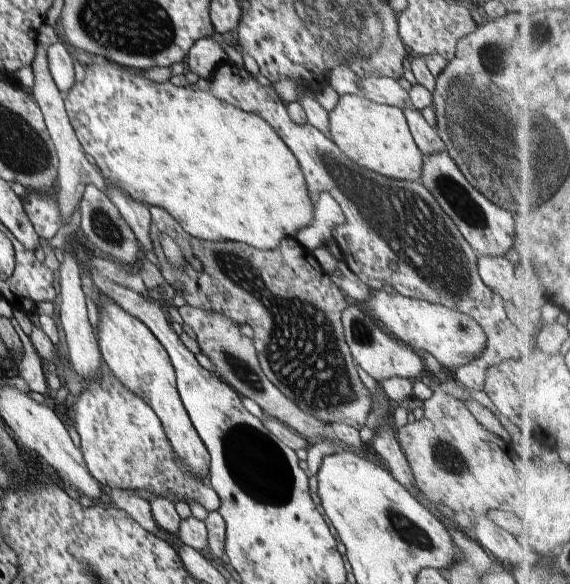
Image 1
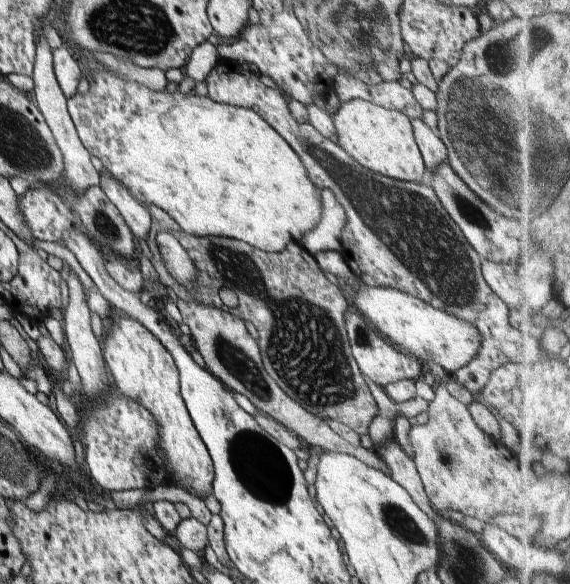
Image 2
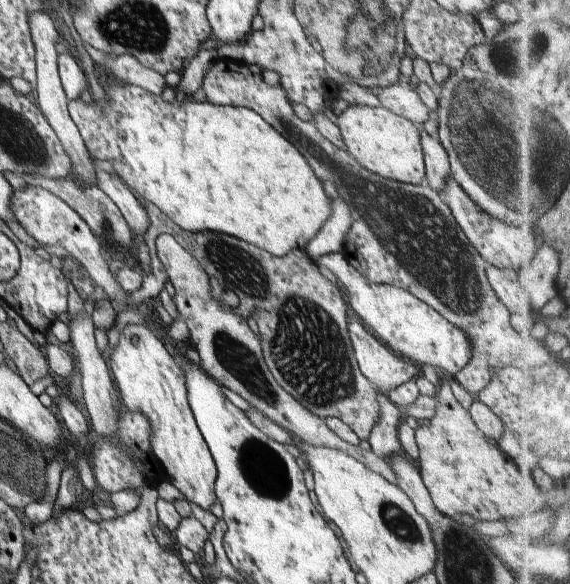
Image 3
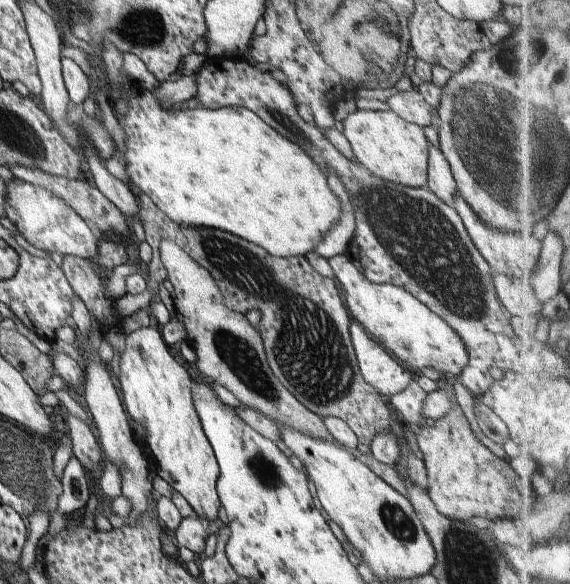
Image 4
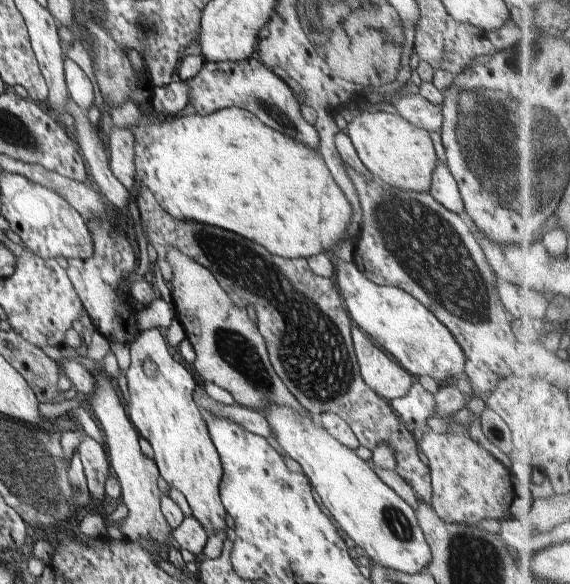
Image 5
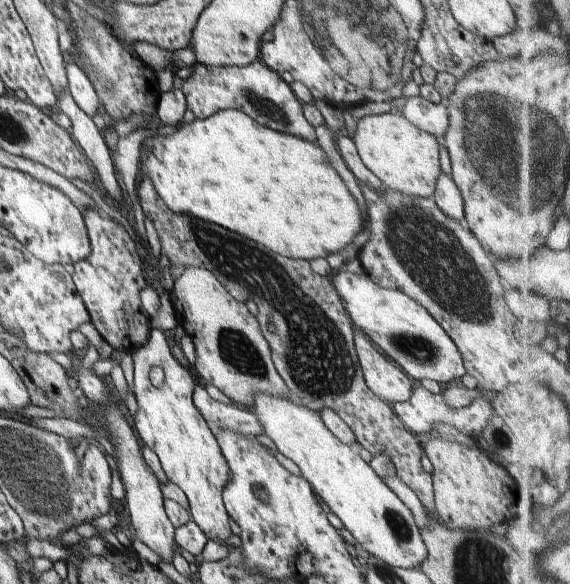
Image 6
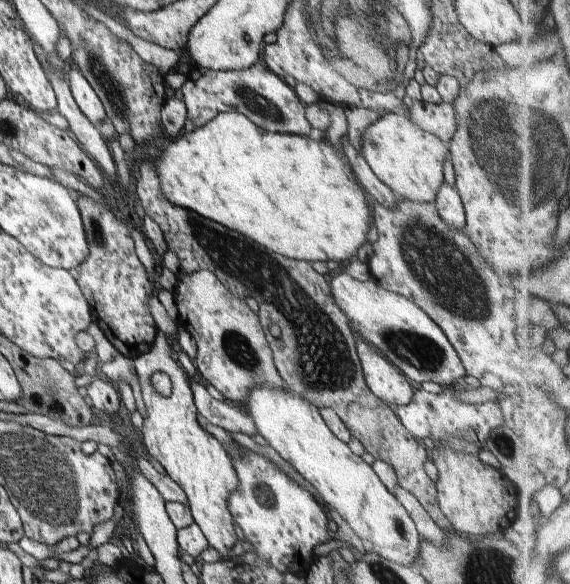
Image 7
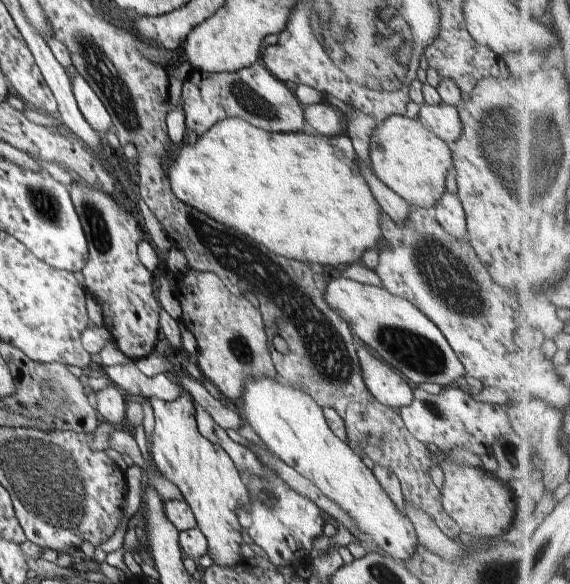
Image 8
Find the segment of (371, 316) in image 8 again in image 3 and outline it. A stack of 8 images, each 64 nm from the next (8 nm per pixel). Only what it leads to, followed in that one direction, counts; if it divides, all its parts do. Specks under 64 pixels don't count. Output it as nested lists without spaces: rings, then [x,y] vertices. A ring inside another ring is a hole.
[[[334,253],[322,255],[320,257],[322,265],[329,268],[338,282],[344,284],[346,292],[348,292],[348,305],[361,318],[361,321],[367,326],[368,330],[392,349],[400,357],[413,362],[416,367],[426,364],[428,367],[438,367],[452,374],[454,380],[455,374],[463,369],[471,357],[471,345],[467,340],[468,336],[456,325],[453,325],[449,320],[446,320],[441,314],[438,314],[434,308],[428,306],[424,301],[410,294],[408,289],[403,289],[399,286],[389,284],[371,283],[367,278],[364,278],[359,272],[346,260],[343,253]]]

